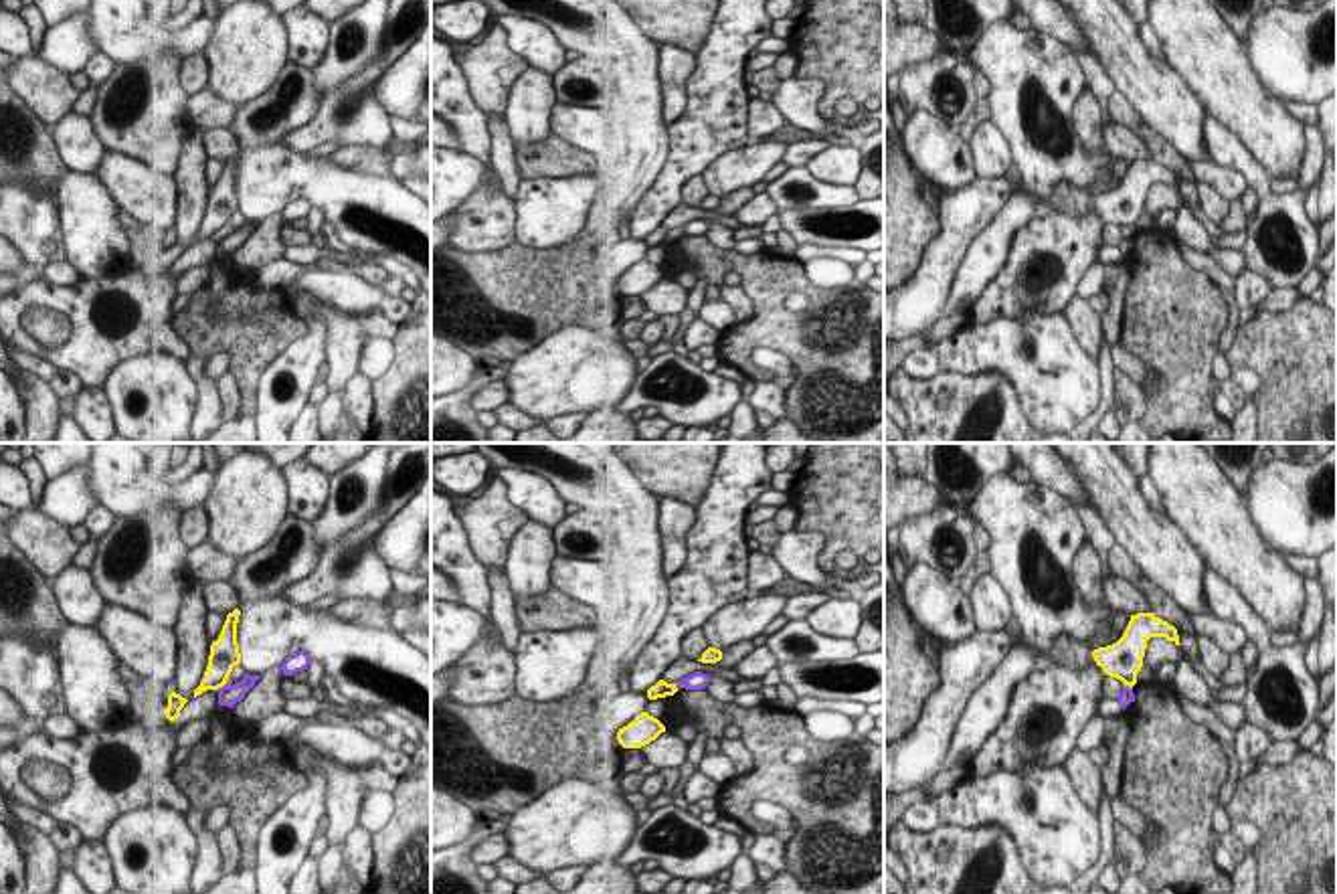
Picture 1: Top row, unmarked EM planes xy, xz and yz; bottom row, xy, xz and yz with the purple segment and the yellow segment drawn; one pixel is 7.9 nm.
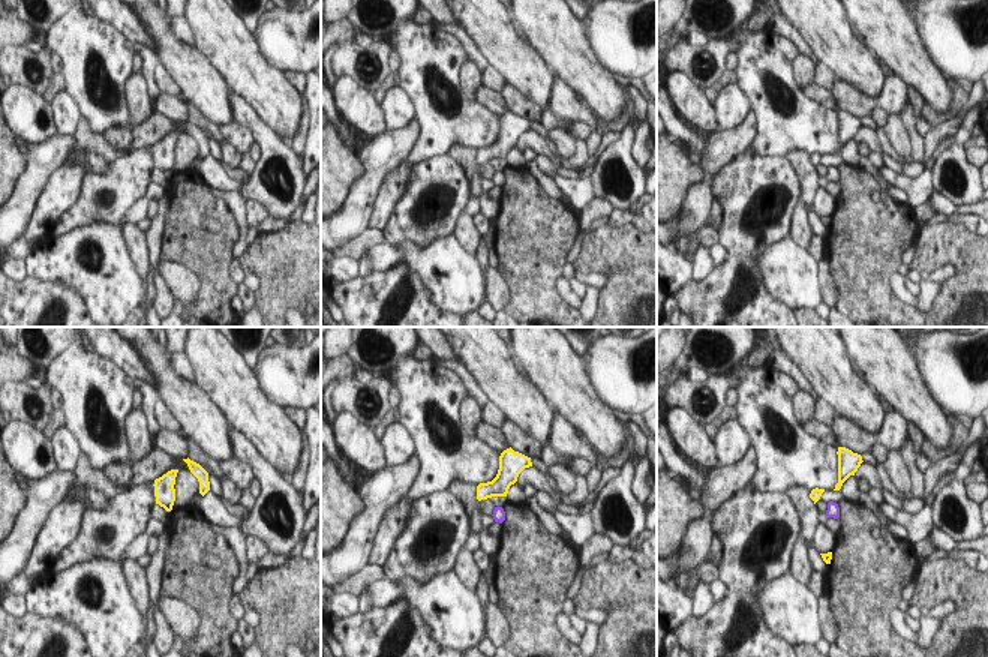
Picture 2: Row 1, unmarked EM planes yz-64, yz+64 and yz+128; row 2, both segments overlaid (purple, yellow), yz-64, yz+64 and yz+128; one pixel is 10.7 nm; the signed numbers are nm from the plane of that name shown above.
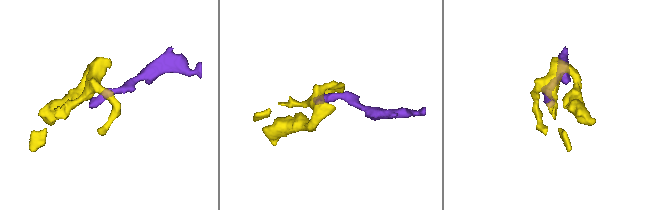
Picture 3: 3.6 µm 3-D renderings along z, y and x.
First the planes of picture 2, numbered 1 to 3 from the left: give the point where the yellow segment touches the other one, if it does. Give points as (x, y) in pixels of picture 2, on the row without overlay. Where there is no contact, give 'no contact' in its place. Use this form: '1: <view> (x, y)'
1: no contact
2: no contact
3: no contact

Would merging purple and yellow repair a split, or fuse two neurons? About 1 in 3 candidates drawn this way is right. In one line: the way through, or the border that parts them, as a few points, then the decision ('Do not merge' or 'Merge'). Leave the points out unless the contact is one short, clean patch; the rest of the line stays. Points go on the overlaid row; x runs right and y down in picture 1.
Boundary: yz (1127, 684), (1131, 688). Do not merge

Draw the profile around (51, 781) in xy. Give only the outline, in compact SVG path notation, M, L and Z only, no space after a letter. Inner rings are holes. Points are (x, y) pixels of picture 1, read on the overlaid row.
M28 761L22 771L20 779L32 789L40 799L57 803L61 801L71 789L71 773L51 761Z

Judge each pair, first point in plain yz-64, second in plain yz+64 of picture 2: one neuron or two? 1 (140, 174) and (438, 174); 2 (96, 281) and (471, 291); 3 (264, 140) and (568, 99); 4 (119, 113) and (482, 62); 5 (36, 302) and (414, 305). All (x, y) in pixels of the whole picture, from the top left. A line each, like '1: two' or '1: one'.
1: one
2: one
3: one
4: two
5: one

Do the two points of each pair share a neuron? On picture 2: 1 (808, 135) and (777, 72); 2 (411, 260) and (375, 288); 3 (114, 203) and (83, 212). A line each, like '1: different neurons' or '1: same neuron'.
1: same neuron
2: different neurons
3: same neuron

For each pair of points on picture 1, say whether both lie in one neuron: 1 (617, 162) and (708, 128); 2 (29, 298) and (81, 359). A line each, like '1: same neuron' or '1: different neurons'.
1: different neurons
2: same neuron

